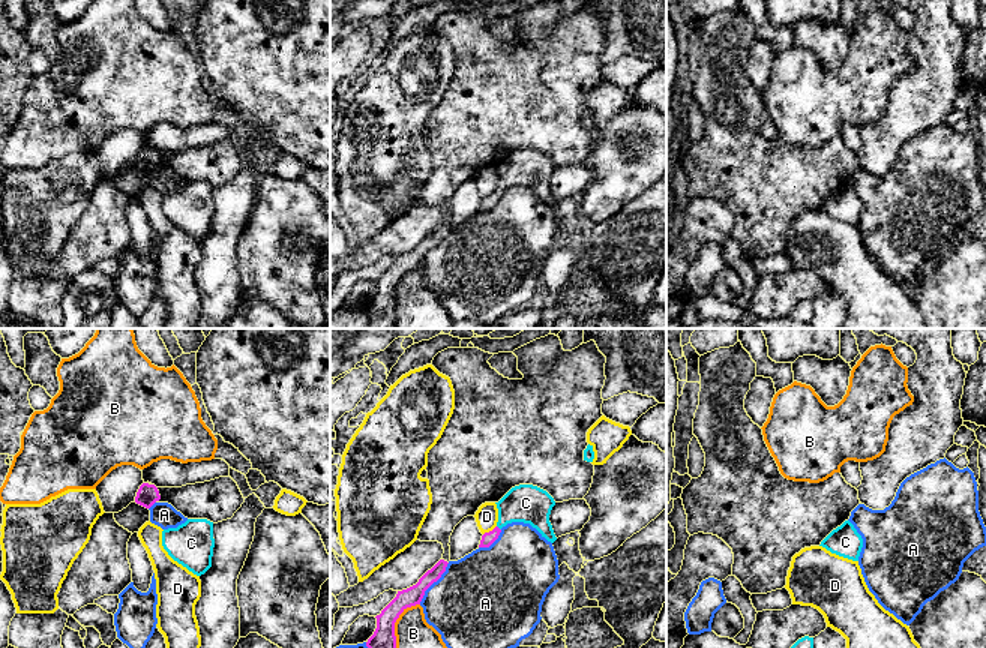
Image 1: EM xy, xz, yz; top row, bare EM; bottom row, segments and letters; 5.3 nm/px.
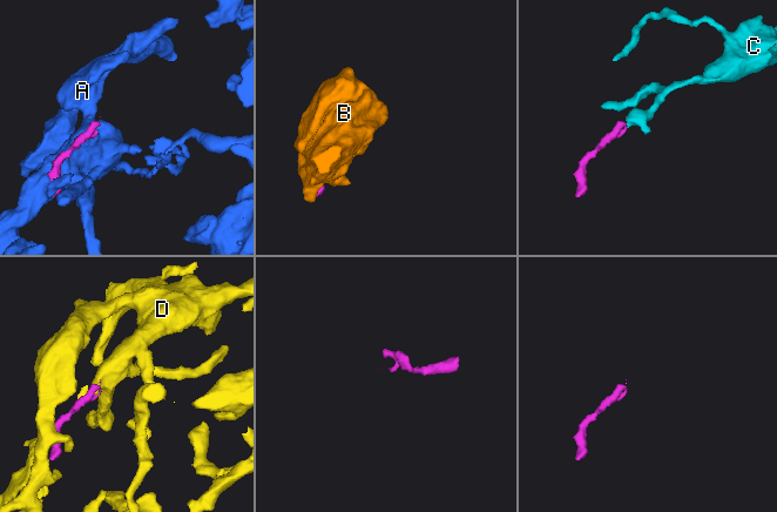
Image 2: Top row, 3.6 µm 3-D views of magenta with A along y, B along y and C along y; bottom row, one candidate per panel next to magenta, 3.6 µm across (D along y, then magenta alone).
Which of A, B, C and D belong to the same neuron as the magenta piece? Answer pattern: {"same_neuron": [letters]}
{"same_neuron": ["C"]}

